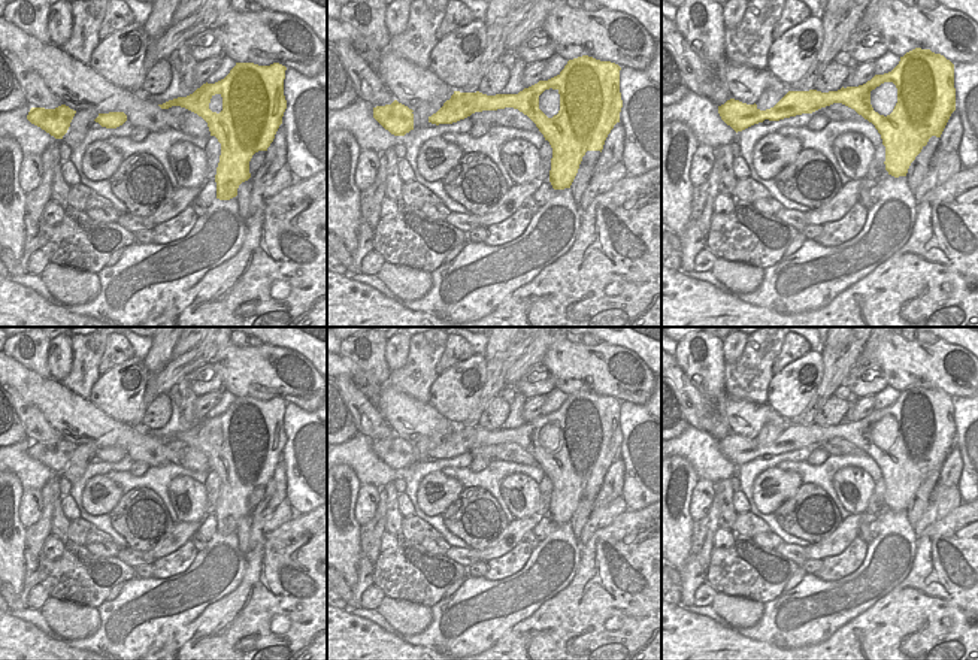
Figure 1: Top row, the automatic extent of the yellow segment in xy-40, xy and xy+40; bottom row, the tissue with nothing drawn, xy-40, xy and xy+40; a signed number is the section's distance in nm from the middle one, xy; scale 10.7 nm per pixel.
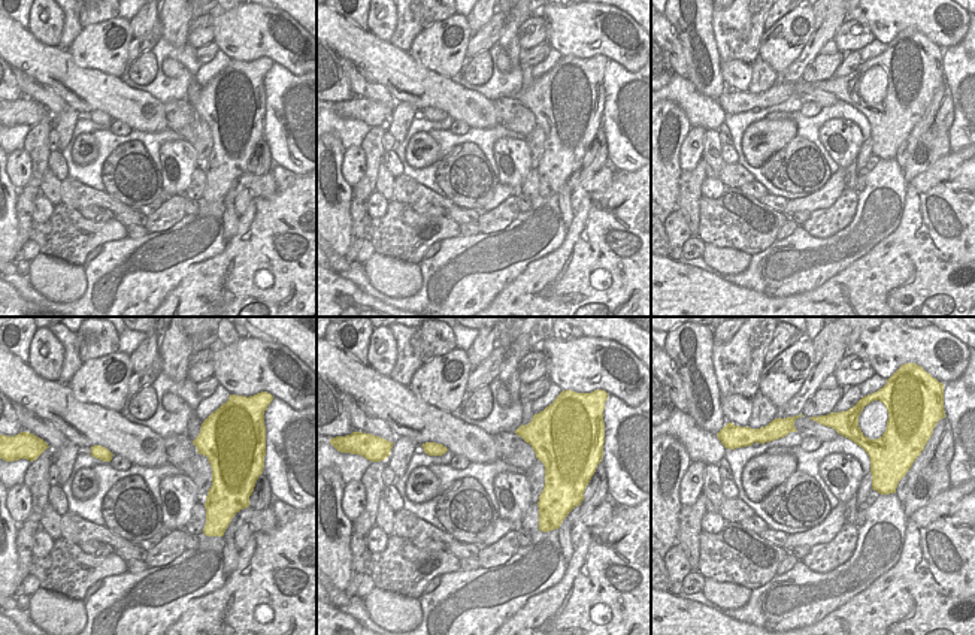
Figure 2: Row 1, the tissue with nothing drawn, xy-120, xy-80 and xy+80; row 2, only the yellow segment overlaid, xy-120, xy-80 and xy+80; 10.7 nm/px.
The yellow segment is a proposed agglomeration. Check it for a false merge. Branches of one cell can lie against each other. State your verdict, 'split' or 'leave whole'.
leave whole

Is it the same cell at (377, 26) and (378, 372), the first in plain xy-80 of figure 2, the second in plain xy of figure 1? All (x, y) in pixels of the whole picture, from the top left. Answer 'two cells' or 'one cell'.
two cells

